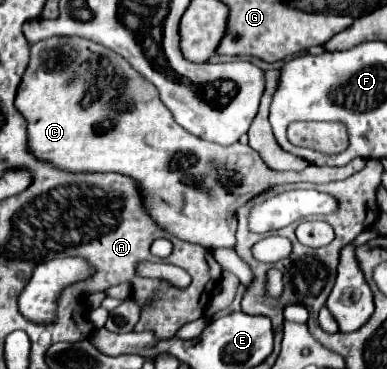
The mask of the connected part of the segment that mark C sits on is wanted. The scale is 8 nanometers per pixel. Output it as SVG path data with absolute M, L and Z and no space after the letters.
M52 37L30 45L30 63L16 93L16 109L26 119L28 151L68 173L122 173L140 185L146 215L166 233L206 249L234 247L236 209L248 199L278 183L328 183L350 177L364 167L356 157L344 167L306 167L302 171L276 171L250 145L218 145L190 135L162 105L158 91L114 51L80 37Z

